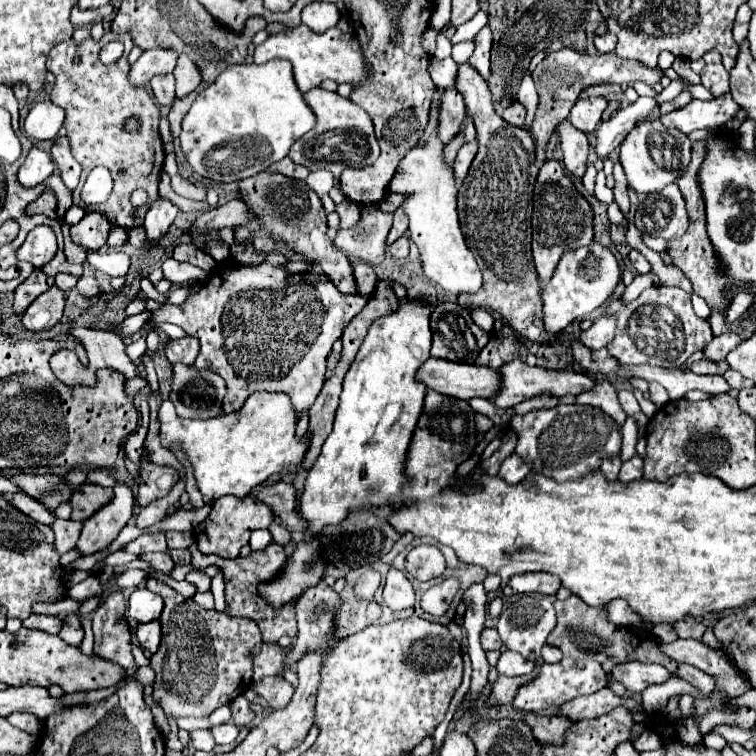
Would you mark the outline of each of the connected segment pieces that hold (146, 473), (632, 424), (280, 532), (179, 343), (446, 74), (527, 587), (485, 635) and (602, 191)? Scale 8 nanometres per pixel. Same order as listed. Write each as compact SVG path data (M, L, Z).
M144 461L142 463L142 475L140 475L140 485L138 485L138 497L136 503L142 507L146 507L148 503L162 499L164 495L168 495L168 491L174 487L174 477L176 471L170 467L158 467L152 461Z
M628 417L624 427L622 427L622 453L620 459L626 461L636 453L636 441L638 441L638 433L636 433L636 419Z
M274 517L274 523L272 523L272 527L268 527L268 531L272 533L272 537L274 537L274 543L280 543L282 547L284 545L288 545L290 543L290 531Z
M184 335L182 339L168 339L164 345L164 351L172 363L180 361L180 363L192 365L200 353L200 343L192 335Z
M448 57L448 59L436 59L434 77L436 77L436 85L440 89L454 87L454 79L456 79L456 63L454 63L454 59L452 57Z
M524 573L516 575L508 581L514 593L542 593L542 595L556 595L560 589L560 579L550 573Z
M484 629L482 631L482 647L488 651L488 649L500 649L502 647L502 641L500 641L500 635L496 629Z
M602 171L598 173L598 179L596 179L596 197L598 197L598 201L602 201L606 205L610 205L614 201L612 189L606 187L606 179L604 179L604 173Z

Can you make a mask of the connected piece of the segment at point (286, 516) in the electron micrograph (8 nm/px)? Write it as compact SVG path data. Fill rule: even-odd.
M278 481L276 485L272 487L264 487L264 485L258 485L254 491L252 491L252 497L256 501L262 501L266 503L272 513L292 531L306 531L306 523L304 519L298 515L296 511L296 489L290 485L290 483L284 483L284 481Z

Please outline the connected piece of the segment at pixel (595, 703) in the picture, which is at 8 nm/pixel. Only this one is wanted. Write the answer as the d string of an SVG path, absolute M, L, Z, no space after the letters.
M608 687L588 695L588 697L576 697L568 703L564 703L558 709L558 715L568 717L570 721L582 721L582 719L596 719L600 715L604 715L604 711L612 711L612 707L626 707L630 711L640 711L642 705L638 699L634 697L618 697L614 695Z

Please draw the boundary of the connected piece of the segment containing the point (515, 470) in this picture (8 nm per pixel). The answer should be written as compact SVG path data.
M512 453L504 459L502 467L500 467L500 477L506 479L508 483L520 483L528 473L532 471L532 463L520 459L520 455Z

